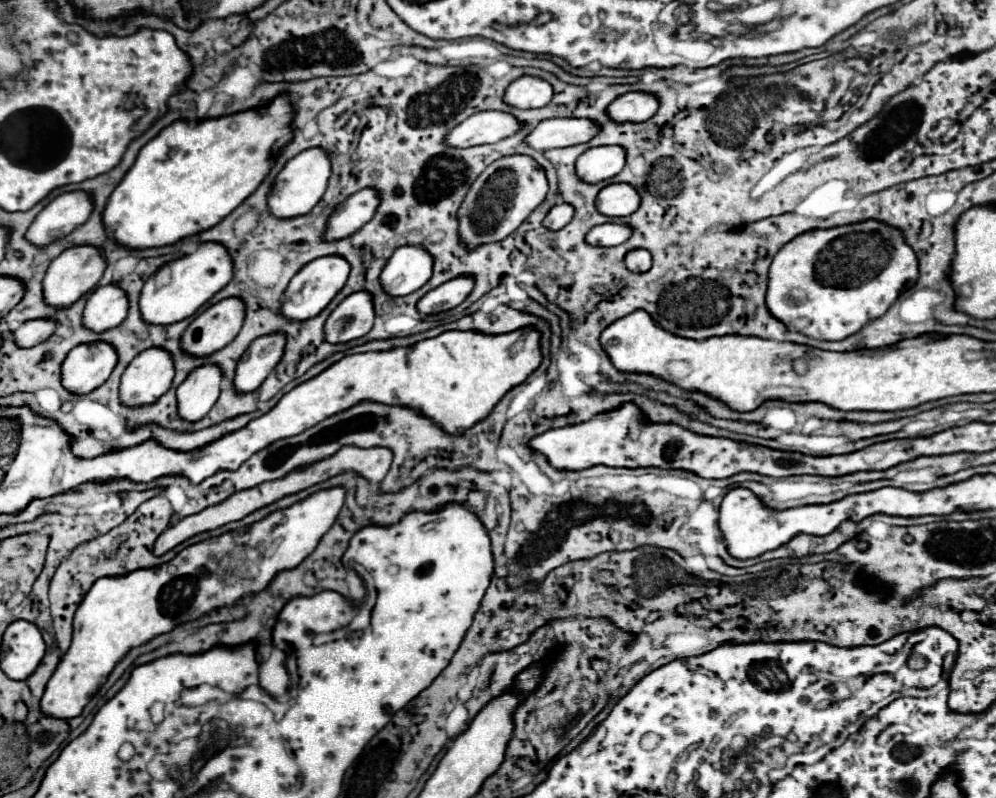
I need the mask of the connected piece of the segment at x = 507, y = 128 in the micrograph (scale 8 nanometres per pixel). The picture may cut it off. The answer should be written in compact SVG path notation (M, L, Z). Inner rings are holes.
M482 111L460 125L456 125L448 135L446 135L446 145L448 147L474 147L474 145L484 145L484 143L496 143L504 137L510 137L520 131L520 123L514 115L502 113L502 111Z

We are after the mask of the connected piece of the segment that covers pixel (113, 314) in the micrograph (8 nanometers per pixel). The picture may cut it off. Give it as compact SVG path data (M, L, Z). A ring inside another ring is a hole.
M116 285L98 287L86 301L82 323L94 333L104 333L118 327L126 319L128 299L122 289Z

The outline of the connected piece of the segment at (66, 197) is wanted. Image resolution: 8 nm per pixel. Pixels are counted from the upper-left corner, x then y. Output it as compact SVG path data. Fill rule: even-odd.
M84 191L58 195L38 213L34 223L24 233L24 239L34 243L36 247L46 247L66 237L78 225L86 223L90 213L92 213L92 199Z

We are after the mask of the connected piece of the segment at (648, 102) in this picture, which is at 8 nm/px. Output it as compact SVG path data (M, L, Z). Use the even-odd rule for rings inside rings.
M626 93L614 99L606 113L616 123L642 123L658 111L658 99L648 93Z

